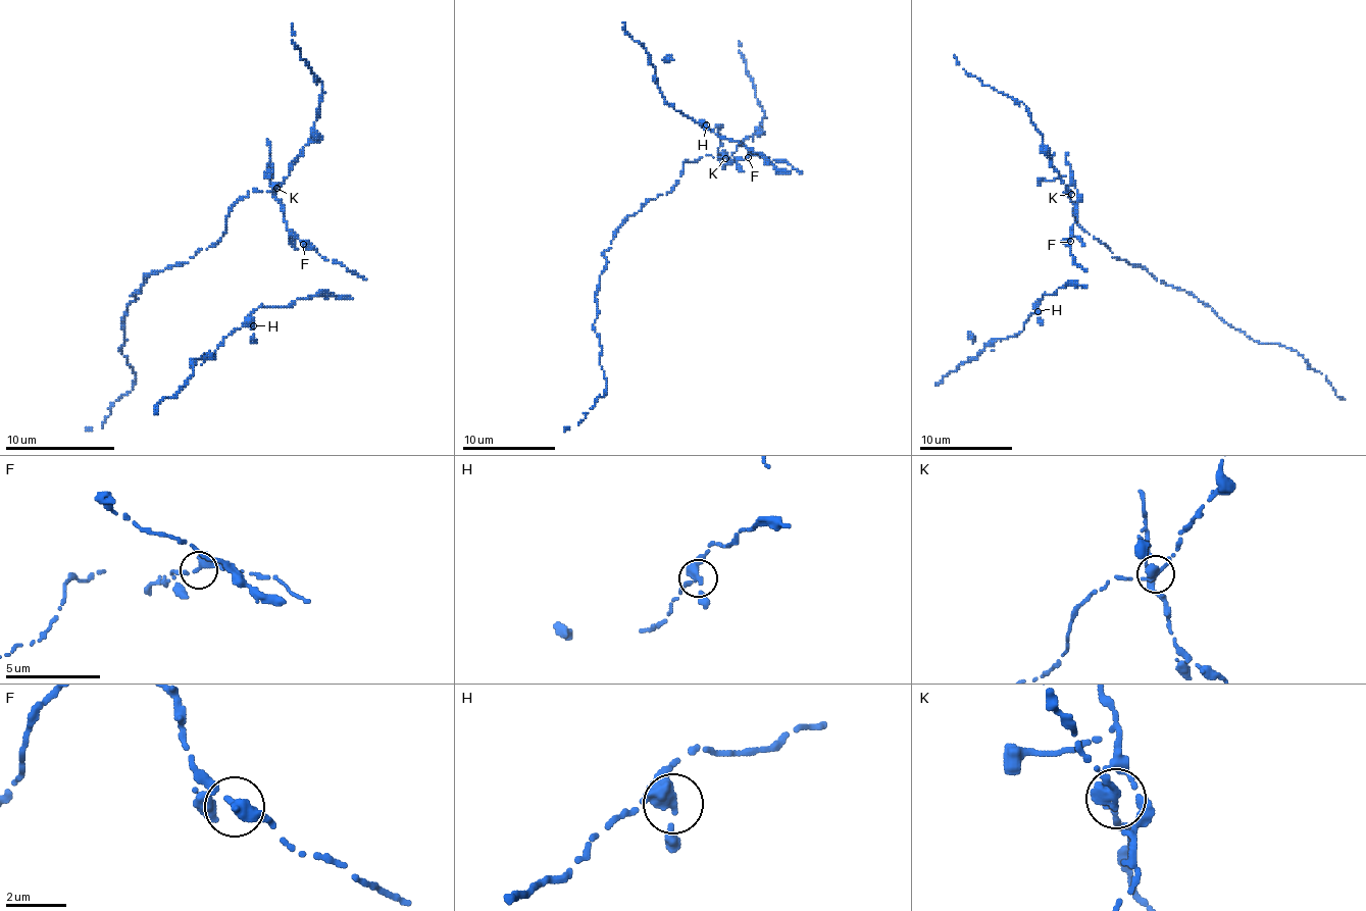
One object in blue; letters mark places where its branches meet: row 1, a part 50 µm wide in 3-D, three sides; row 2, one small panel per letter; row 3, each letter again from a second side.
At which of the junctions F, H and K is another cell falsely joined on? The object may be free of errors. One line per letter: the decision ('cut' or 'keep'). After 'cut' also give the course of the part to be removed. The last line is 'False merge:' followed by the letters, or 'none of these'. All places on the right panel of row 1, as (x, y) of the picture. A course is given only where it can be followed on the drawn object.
F: keep
H: keep
K: cut | (1070, 195), (1075, 220), (1112, 257), (1137, 264), (1166, 285), (1179, 288), (1261, 343), (1296, 350), (1345, 399)
False merge: K

